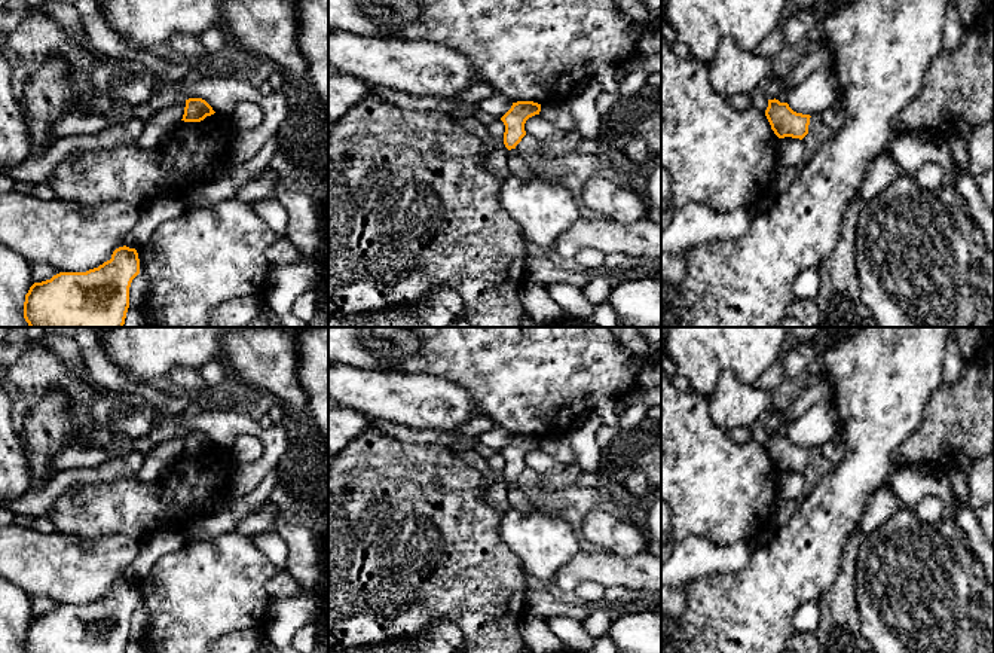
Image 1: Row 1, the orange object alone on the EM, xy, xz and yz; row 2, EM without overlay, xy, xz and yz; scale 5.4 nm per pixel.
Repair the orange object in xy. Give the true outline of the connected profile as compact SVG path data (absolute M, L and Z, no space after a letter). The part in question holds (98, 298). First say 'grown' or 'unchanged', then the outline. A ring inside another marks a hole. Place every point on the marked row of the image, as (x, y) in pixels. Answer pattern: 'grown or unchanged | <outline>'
unchanged | M126 245L111 259L86 272L59 272L51 280L34 283L24 302L24 318L30 327L123 327L129 308L129 287L140 274L135 248Z

